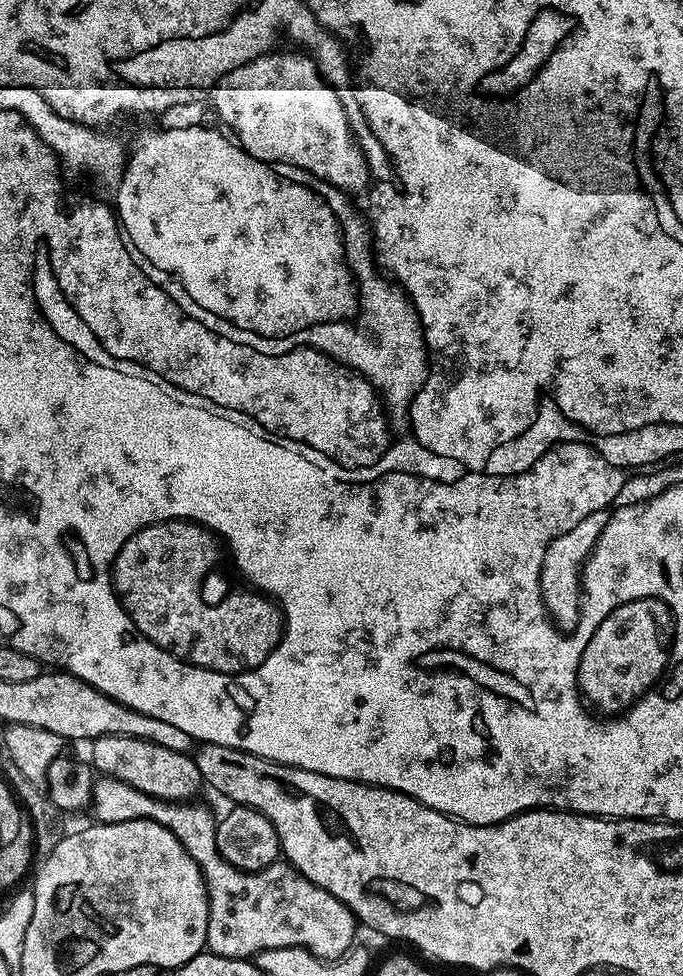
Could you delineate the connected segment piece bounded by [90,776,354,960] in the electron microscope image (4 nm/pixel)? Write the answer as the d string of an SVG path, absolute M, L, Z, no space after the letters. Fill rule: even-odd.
M100 776L92 785L90 812L102 824L114 822L130 822L131 820L153 820L170 830L178 842L198 862L202 870L202 878L208 885L208 942L207 951L215 956L235 956L237 958L254 958L264 950L279 948L305 948L310 954L319 956L321 960L335 960L353 947L352 911L345 908L342 902L334 898L334 894L321 892L318 886L310 882L310 878L301 876L287 862L275 862L254 874L242 874L219 853L216 841L217 817L204 804L197 802L173 802L159 800L150 794L142 794L142 790L134 790L134 786L126 786L126 782L118 782L109 776Z

